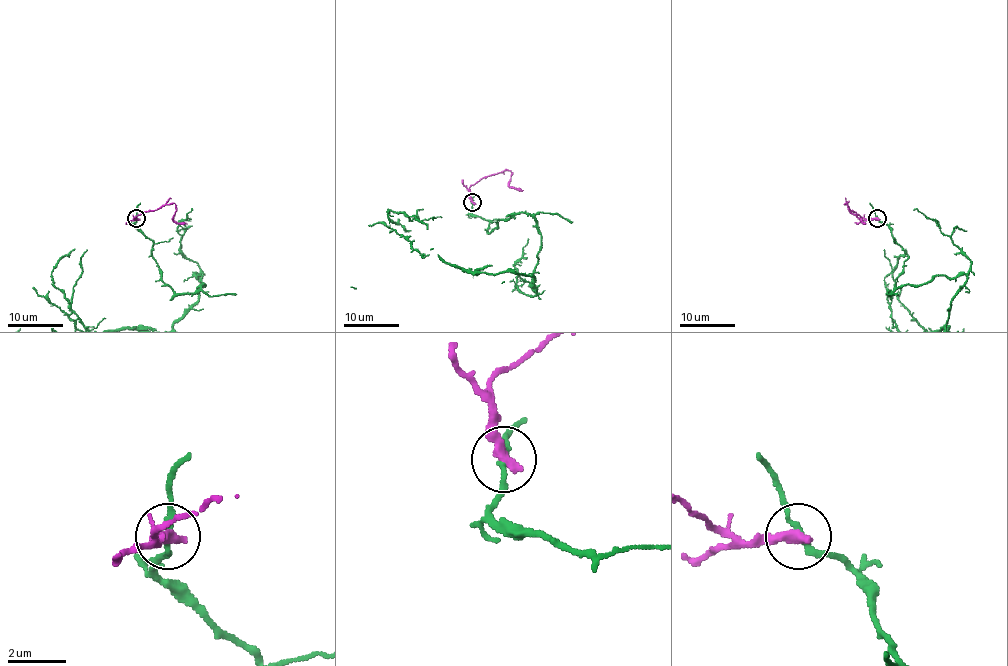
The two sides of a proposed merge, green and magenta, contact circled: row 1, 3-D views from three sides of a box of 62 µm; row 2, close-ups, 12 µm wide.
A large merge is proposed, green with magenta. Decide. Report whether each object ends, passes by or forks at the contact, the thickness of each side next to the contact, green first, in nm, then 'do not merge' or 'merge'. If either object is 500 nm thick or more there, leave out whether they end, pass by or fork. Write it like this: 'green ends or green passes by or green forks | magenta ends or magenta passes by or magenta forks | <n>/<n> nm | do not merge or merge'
green passes by | magenta ends | 180/420 nm | do not merge

